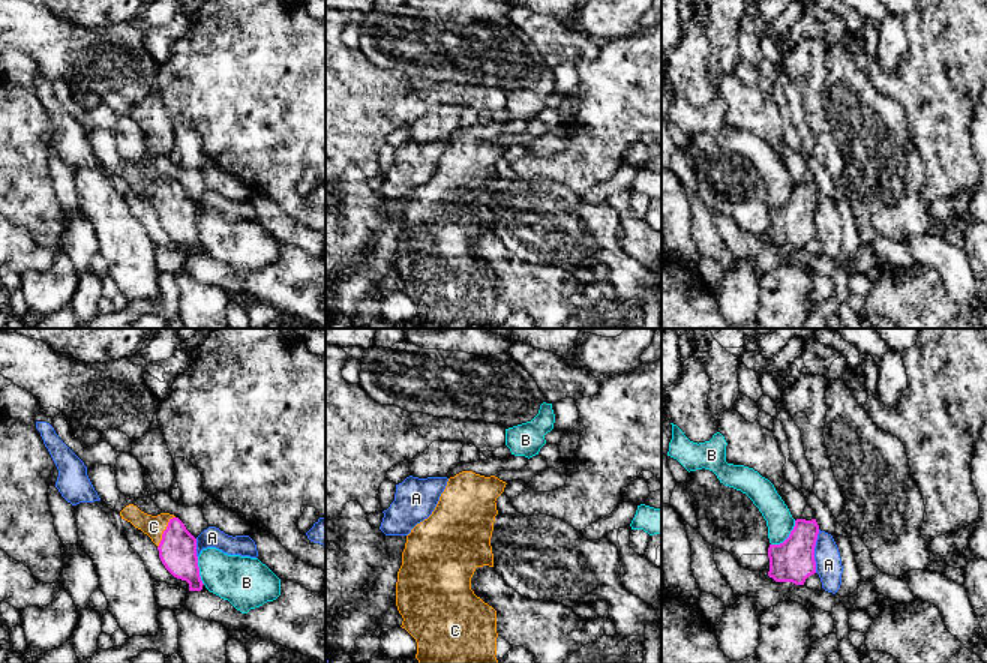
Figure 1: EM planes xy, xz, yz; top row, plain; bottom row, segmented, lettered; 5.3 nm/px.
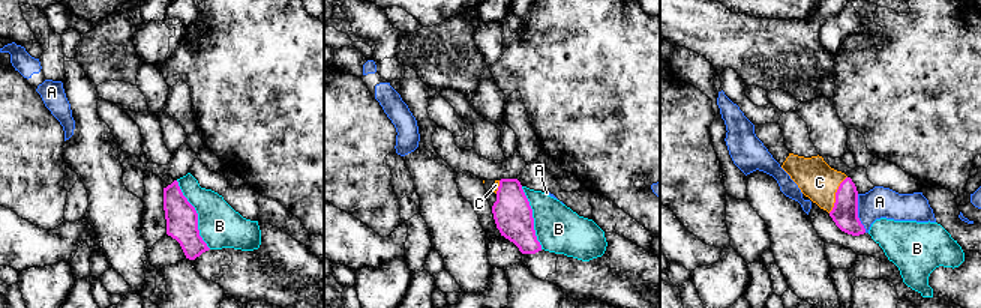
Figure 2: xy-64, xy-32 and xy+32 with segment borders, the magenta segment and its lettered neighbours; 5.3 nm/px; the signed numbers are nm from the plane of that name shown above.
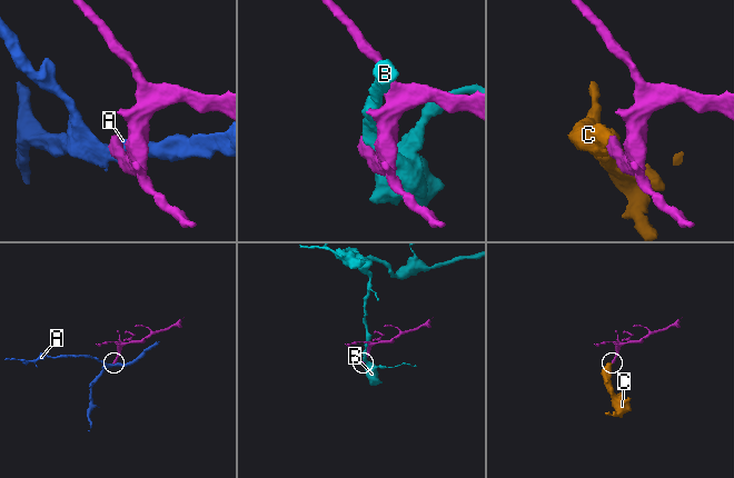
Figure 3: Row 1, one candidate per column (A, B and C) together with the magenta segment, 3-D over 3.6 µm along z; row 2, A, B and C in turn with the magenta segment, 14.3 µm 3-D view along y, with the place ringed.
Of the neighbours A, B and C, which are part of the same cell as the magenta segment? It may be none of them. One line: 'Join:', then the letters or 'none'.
Join: C

